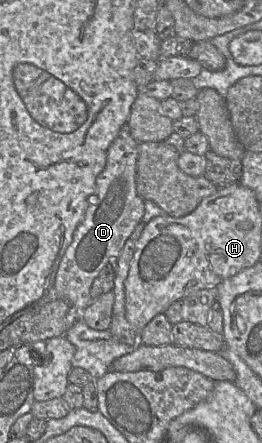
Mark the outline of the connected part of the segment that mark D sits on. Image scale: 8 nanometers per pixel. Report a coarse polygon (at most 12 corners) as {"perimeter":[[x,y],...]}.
{"perimeter":[[123,126],[56,272],[83,311],[142,221],[138,142]]}

